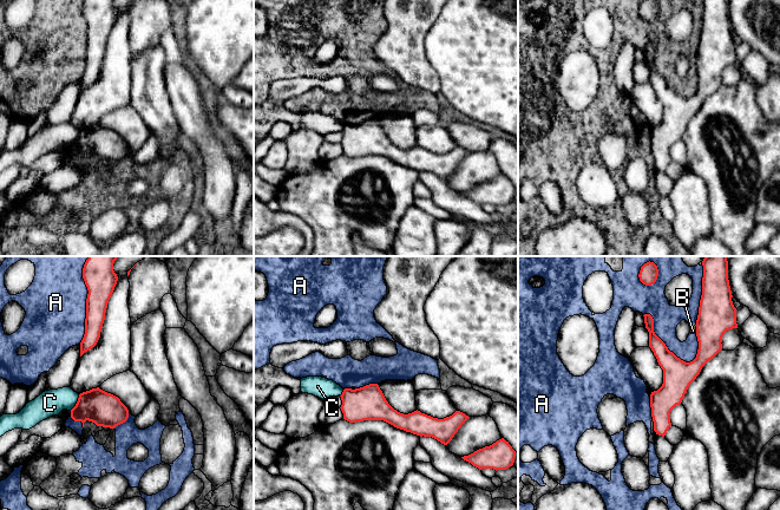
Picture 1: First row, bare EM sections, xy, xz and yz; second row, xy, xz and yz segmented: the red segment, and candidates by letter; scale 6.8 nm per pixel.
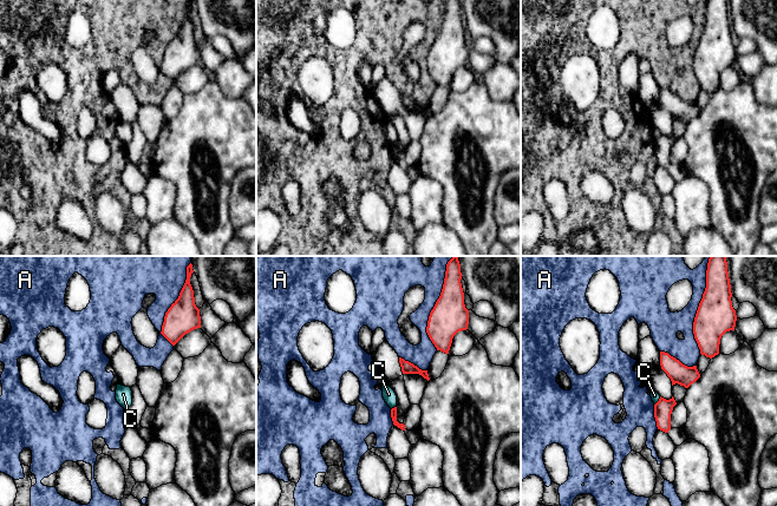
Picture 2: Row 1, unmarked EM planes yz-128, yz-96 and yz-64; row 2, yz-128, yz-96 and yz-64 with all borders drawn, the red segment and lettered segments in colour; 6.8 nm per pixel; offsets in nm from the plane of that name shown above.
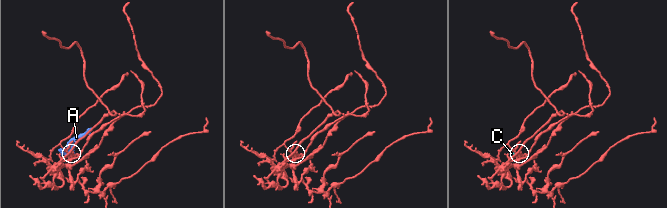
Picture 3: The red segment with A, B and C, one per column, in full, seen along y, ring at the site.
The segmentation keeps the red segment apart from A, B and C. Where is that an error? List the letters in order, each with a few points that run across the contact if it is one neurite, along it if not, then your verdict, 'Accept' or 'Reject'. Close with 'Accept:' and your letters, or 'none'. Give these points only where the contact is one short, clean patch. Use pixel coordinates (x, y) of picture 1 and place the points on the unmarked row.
A: Reject
B: Reject
C: Line: xy (79, 130), (76, 139), (70, 145). Reject
Accept: none

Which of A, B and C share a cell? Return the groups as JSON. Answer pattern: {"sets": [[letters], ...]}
{"sets": [["A", "B"], ["C"]]}

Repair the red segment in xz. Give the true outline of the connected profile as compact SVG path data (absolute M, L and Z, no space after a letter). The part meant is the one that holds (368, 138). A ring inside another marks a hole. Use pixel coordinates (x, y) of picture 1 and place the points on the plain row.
M378 119L360 124L345 124L340 131L343 155L349 158L384 156L396 164L420 172L432 172L447 181L461 161L470 153L460 146L444 155L433 153L420 146L404 150L394 145L386 136Z

